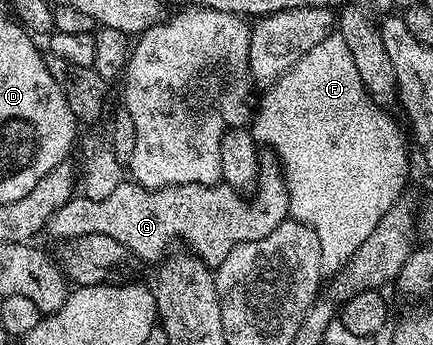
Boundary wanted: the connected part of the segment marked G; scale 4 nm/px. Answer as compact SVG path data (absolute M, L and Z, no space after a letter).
M266 163L259 166L259 177L256 179L256 184L254 186L254 193L256 193L256 198L252 201L252 206L244 205L244 201L239 197L237 190L233 188L231 184L220 183L215 187L211 185L168 185L165 189L145 189L144 186L136 184L135 181L131 179L124 179L121 184L115 188L111 195L107 196L106 199L90 199L85 195L73 196L71 201L67 201L55 215L52 216L48 221L47 232L49 234L53 233L56 237L68 237L64 239L75 239L77 237L84 237L89 233L90 235L110 235L110 239L118 239L118 243L122 243L124 247L132 254L132 252L146 260L146 261L156 261L159 262L164 256L164 251L167 249L171 241L176 241L181 237L186 244L191 245L189 247L193 254L199 257L201 260L205 261L206 264L212 269L218 269L221 264L224 265L232 251L239 248L241 245L251 246L253 243L260 243L264 237L270 235L278 226L283 223L283 221L289 220L290 210L288 208L288 183L284 179L284 175L279 164L273 163L273 165L266 165Z

